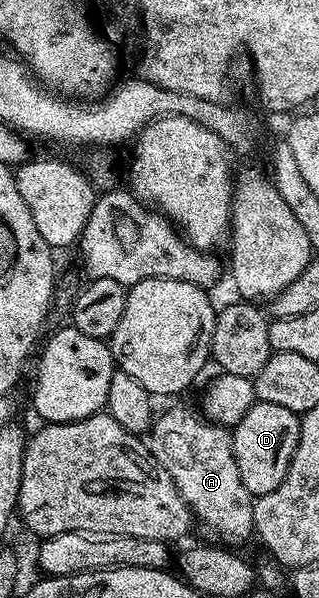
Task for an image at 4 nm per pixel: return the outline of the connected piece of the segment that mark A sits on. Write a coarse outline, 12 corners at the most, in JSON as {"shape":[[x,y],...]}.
{"shape":[[189,408],[160,413],[147,451],[194,517],[237,546],[254,497],[230,429]]}

